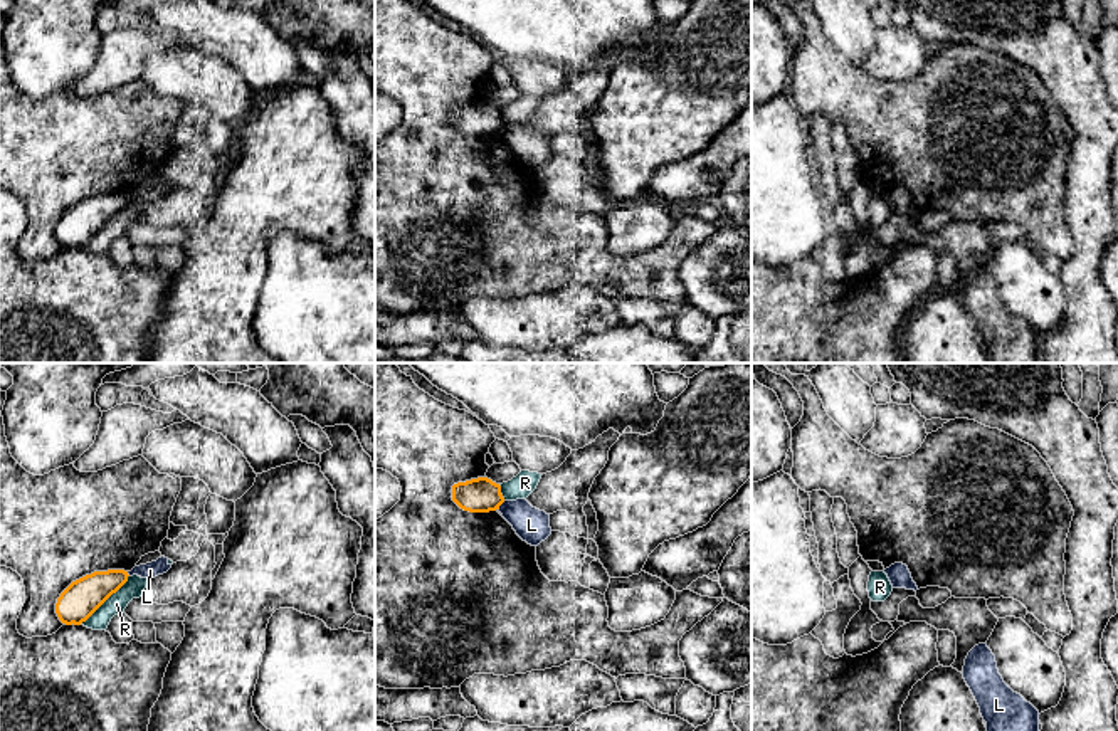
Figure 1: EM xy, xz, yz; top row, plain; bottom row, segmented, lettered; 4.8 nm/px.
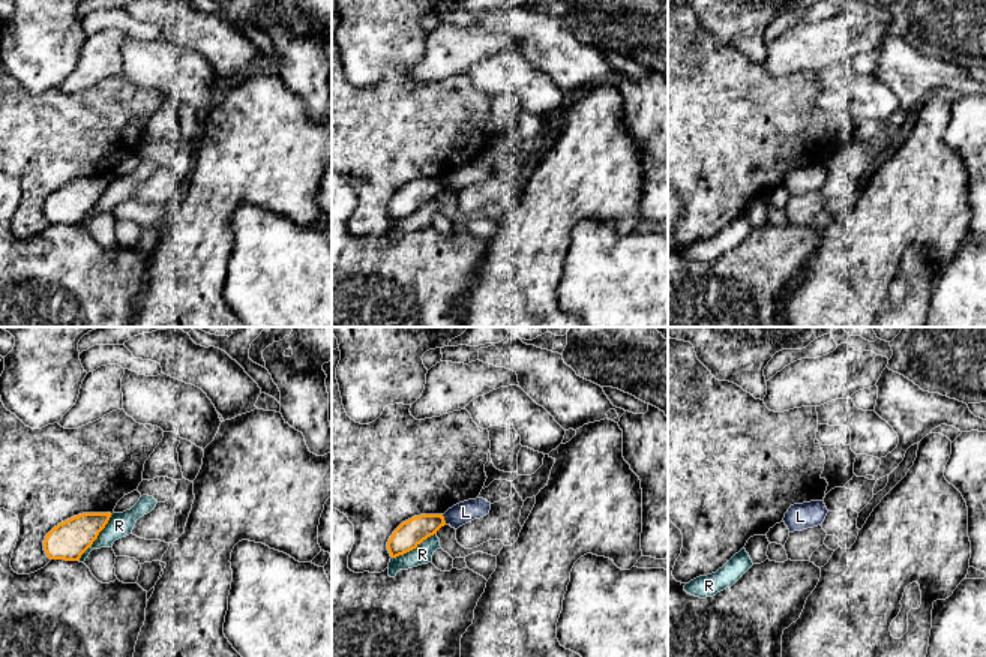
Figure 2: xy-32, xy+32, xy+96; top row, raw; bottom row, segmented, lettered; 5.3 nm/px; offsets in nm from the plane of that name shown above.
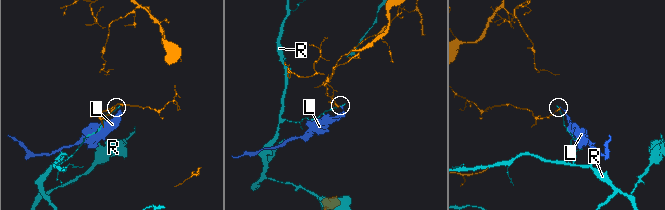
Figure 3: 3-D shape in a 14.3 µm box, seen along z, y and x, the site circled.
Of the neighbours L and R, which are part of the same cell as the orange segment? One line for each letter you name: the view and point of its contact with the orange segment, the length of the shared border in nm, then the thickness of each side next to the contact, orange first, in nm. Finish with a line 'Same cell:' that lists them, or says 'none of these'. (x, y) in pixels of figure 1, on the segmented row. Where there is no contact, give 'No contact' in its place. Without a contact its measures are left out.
Same cell: none of these

